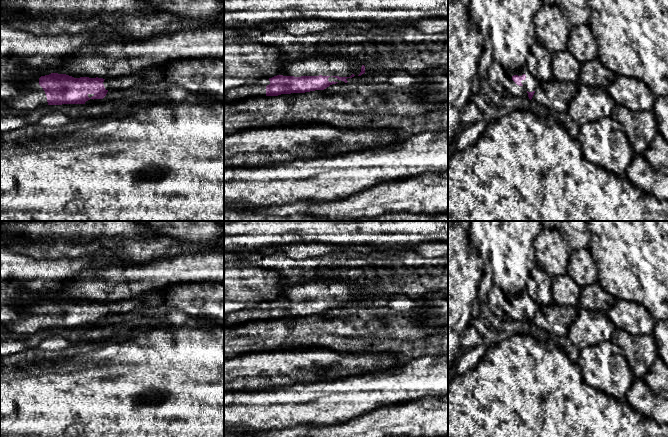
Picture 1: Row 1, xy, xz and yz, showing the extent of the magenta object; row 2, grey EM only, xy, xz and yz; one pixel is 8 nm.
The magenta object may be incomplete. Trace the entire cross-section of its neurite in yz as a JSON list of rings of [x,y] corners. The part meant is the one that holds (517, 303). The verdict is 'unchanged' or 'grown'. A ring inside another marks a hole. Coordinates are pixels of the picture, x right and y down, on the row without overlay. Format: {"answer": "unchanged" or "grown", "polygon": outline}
{"answer": "grown", "polygon": [[[524,291],[515,297],[502,298],[497,303],[497,309],[502,316],[522,323],[529,322],[531,324],[540,307]]]}

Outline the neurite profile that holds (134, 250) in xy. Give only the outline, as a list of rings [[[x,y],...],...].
[[[100,236],[92,240],[78,238],[29,239],[17,244],[16,252],[37,259],[91,259],[94,256],[135,264],[146,264],[158,259],[174,258],[178,255],[208,251],[207,244],[195,244],[188,240],[176,240],[169,236],[148,236],[146,238],[108,238]]]

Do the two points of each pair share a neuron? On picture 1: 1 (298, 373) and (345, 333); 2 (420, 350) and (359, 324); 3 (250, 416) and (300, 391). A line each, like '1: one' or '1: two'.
1: two
2: one
3: one

